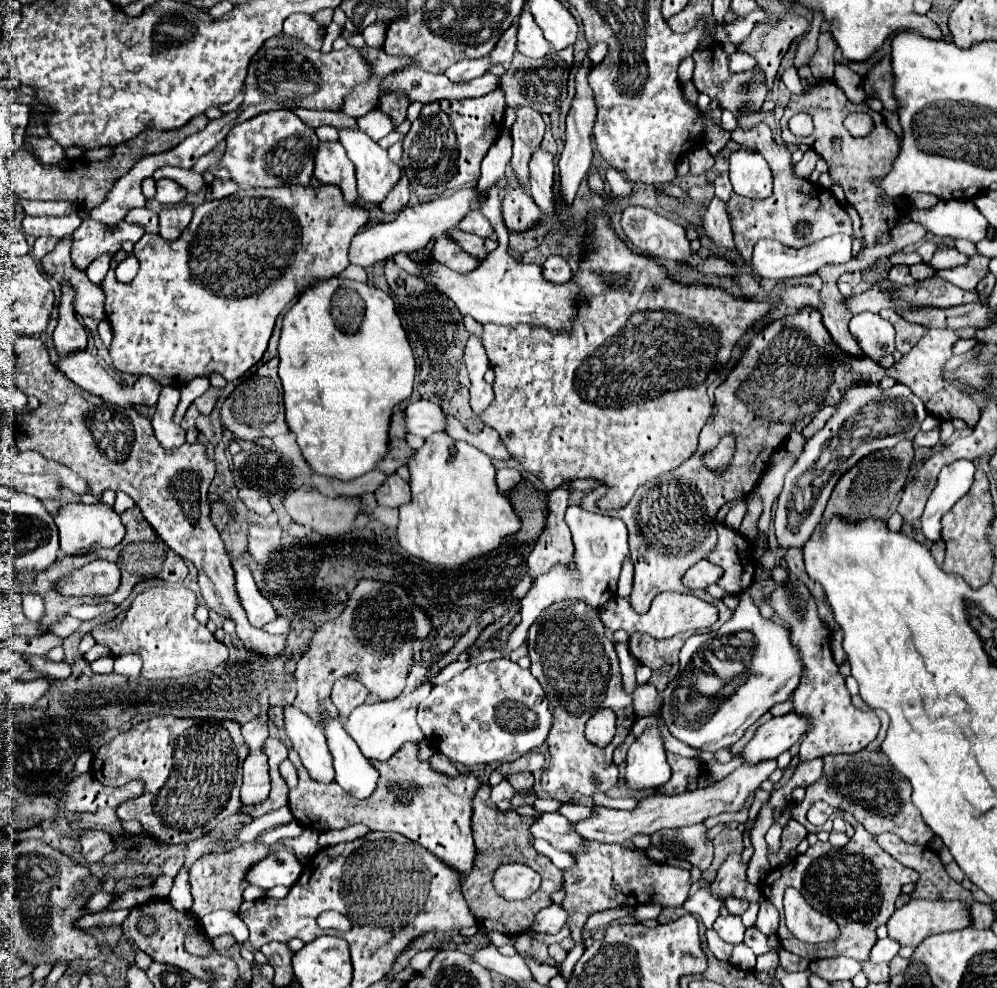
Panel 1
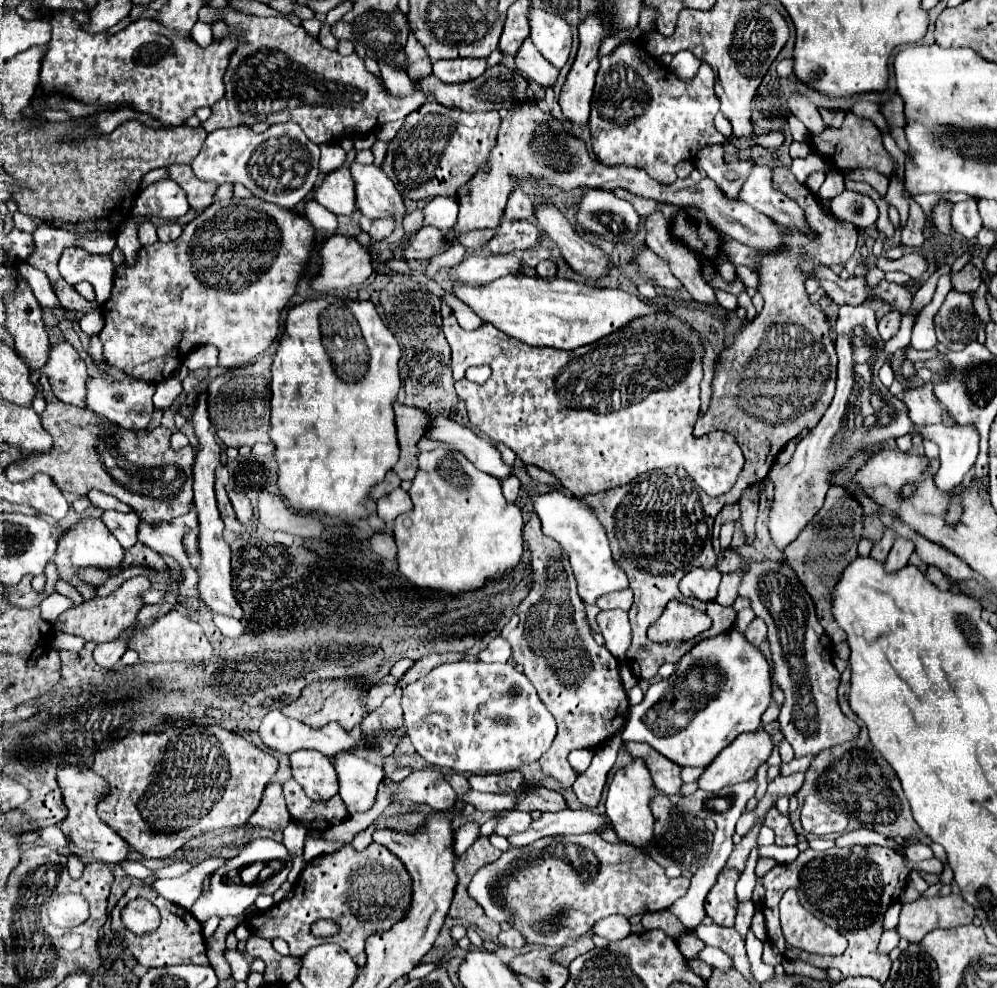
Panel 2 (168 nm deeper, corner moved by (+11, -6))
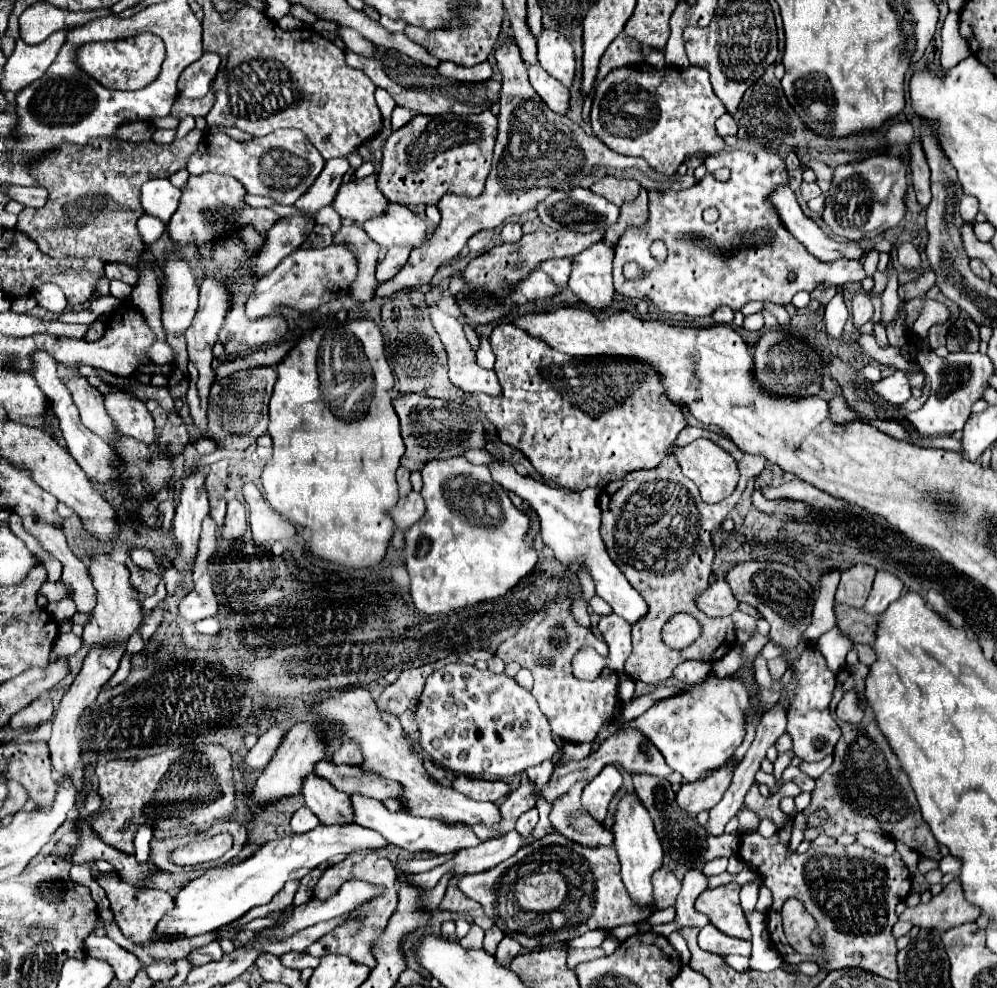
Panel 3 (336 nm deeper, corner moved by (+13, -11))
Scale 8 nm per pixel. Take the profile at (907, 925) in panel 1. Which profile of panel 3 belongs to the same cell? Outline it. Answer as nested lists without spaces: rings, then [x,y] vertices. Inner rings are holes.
[[[959,879],[951,881],[939,895],[931,897],[929,903],[919,903],[915,907],[907,907],[899,919],[909,921],[919,929],[939,929],[949,931],[951,927],[971,923],[979,917],[979,907],[973,907],[965,901]]]

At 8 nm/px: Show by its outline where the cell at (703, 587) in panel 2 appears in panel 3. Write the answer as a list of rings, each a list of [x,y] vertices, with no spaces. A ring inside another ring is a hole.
[[[717,579],[695,597],[695,605],[709,617],[723,617],[731,615],[739,603],[735,601],[731,587],[723,579]]]

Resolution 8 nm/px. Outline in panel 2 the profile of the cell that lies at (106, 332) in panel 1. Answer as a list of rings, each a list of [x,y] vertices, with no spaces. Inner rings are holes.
[[[95,308],[91,314],[83,314],[81,320],[79,320],[79,326],[89,336],[99,334],[101,328],[103,328],[103,312],[101,312],[101,308]]]

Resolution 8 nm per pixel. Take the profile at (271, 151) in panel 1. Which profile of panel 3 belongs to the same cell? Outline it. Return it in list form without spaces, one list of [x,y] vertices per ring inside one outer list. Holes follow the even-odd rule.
[[[277,129],[265,137],[239,143],[223,131],[205,133],[197,151],[189,159],[187,171],[191,175],[219,173],[239,179],[247,193],[271,197],[279,205],[293,205],[317,179],[325,165],[321,153],[297,129]]]

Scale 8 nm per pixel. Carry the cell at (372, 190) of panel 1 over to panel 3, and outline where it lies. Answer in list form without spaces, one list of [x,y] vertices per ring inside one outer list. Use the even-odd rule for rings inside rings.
[[[387,203],[387,209],[379,217],[371,217],[363,223],[363,229],[371,239],[383,247],[407,245],[419,247],[427,239],[427,225],[405,205]]]

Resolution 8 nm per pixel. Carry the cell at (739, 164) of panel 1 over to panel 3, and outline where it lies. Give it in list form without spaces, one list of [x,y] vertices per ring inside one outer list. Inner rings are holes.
[[[777,185],[773,193],[767,197],[767,201],[777,211],[783,227],[817,259],[835,261],[841,257],[847,259],[863,257],[863,249],[859,243],[837,243],[811,217],[807,217],[787,185]]]

